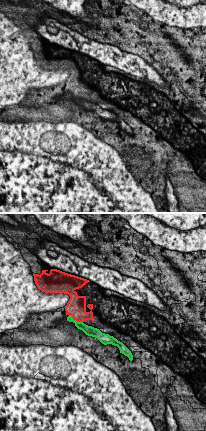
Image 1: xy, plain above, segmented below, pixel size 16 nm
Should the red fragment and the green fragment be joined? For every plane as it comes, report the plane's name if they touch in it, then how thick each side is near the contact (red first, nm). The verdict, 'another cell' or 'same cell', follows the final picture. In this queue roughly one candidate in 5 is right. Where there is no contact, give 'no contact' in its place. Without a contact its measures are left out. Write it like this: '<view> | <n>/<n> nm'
xy | 320/160 nm

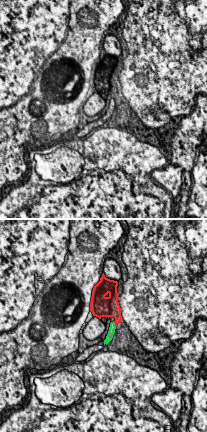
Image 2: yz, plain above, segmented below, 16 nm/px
yz | 260/100 nm

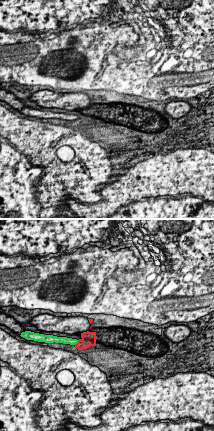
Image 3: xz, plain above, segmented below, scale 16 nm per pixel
xz | 220/120 nm

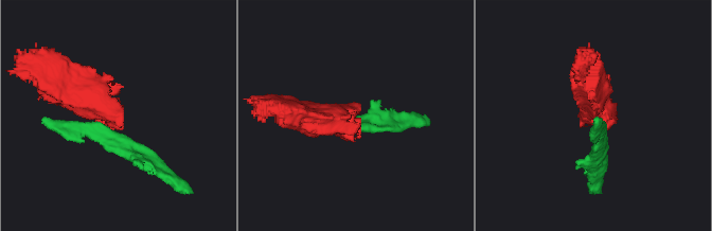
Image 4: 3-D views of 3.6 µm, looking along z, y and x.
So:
another cell

